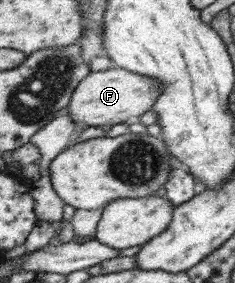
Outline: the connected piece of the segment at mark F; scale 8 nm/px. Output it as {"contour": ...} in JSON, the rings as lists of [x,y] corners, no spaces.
{"contour":[[[113,65],[105,71],[92,72],[83,80],[65,112],[84,128],[130,123],[151,111],[163,91],[162,82],[156,78]]]}

